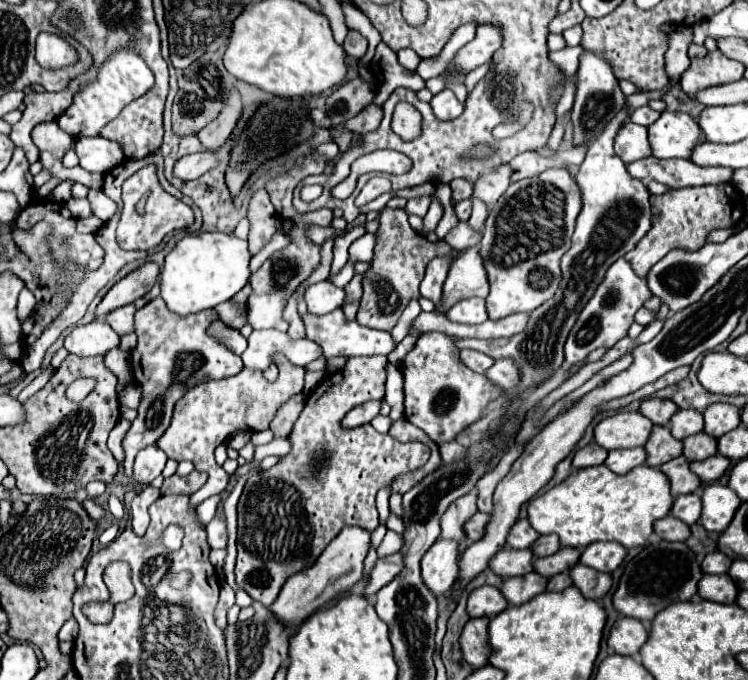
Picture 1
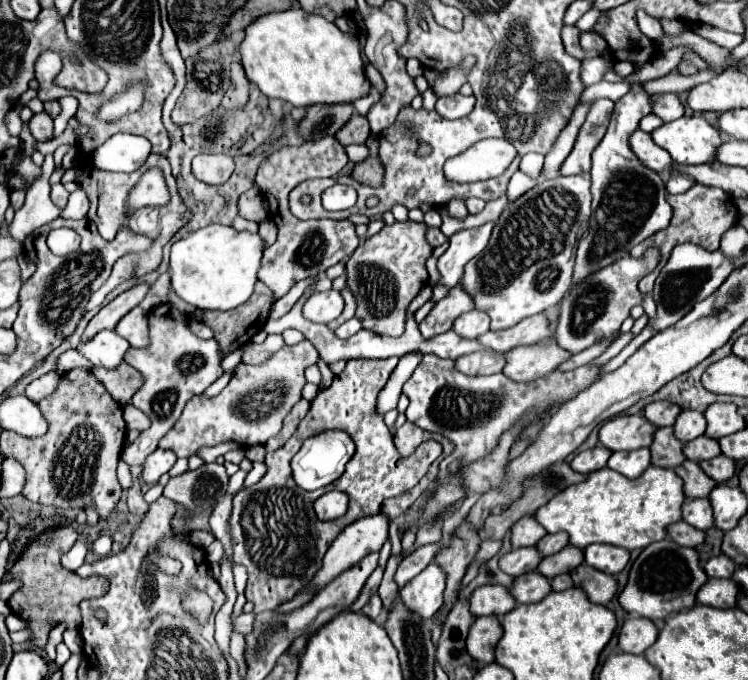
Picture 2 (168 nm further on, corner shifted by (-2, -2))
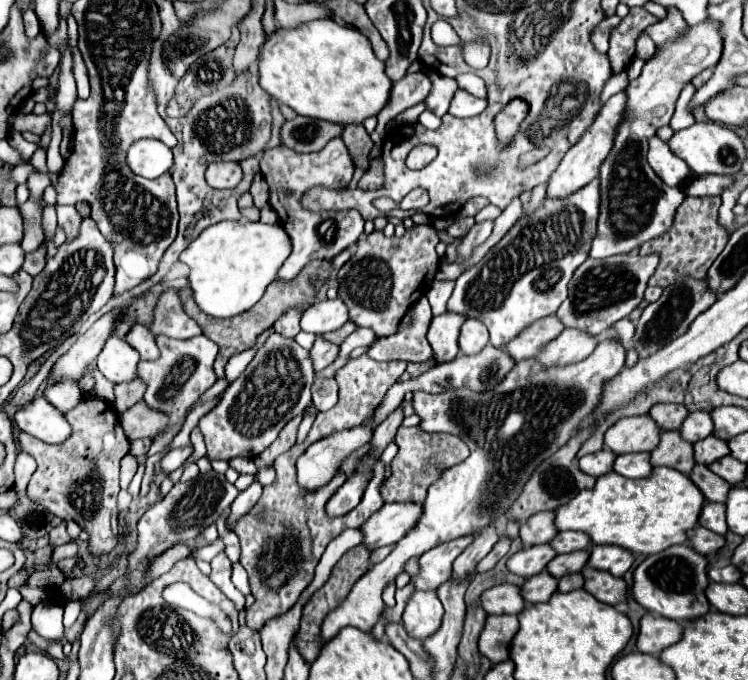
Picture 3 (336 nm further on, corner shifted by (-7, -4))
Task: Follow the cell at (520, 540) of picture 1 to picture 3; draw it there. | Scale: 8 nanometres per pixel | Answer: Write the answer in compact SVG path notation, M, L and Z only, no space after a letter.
M540 512L540 514L534 514L532 518L528 518L520 526L520 538L522 538L524 546L550 542L558 534L554 516L556 516L554 512Z

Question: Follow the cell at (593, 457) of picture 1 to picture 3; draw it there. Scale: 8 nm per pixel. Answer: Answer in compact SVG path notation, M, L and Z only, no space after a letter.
M604 448L600 452L582 456L580 458L580 470L594 476L594 478L598 478L598 476L604 476L604 474L612 472L614 460L616 460L616 454L612 450L608 450L608 448Z

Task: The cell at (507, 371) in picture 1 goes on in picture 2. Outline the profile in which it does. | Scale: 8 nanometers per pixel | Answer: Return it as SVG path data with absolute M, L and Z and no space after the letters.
M545 340L543 346L519 346L505 354L507 364L503 368L503 374L515 382L531 382L553 372L569 356L571 354L563 352L563 348L559 348L553 340L551 344L547 344Z

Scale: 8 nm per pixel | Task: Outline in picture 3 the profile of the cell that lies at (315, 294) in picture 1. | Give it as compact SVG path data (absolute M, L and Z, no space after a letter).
M336 298L336 300L324 300L312 304L302 314L300 328L310 334L326 334L338 330L346 322L348 322L348 308L340 298Z

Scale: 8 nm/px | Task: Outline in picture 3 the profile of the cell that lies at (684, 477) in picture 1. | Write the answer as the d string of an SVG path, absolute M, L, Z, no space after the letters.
M696 464L690 478L702 490L702 494L706 496L708 502L726 502L732 486L724 478L716 476L708 466Z

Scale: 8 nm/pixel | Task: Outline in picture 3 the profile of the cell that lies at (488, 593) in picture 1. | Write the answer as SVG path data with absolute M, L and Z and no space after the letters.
M500 584L482 594L482 604L488 614L520 614L526 606L520 588L514 584Z

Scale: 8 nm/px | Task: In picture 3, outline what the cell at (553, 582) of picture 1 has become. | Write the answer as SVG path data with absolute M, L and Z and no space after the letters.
M580 572L576 574L564 574L560 580L558 580L558 590L560 592L570 592L570 590L576 590L576 588L582 588L584 586L584 578Z

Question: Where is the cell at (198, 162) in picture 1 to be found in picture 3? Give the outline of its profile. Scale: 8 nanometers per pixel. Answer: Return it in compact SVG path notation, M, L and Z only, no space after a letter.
M212 162L206 170L206 180L212 188L236 188L242 180L238 162Z

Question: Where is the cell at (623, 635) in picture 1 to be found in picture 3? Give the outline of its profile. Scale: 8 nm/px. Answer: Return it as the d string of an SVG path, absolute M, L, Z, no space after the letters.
M646 614L640 620L640 634L636 646L640 652L648 652L652 656L660 656L660 652L682 638L682 626L670 618L654 618Z

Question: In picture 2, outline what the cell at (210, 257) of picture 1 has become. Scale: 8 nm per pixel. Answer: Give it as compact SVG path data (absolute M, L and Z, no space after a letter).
M211 224L171 246L171 288L201 310L231 310L249 300L261 266L263 240L259 234L237 232L231 226Z

